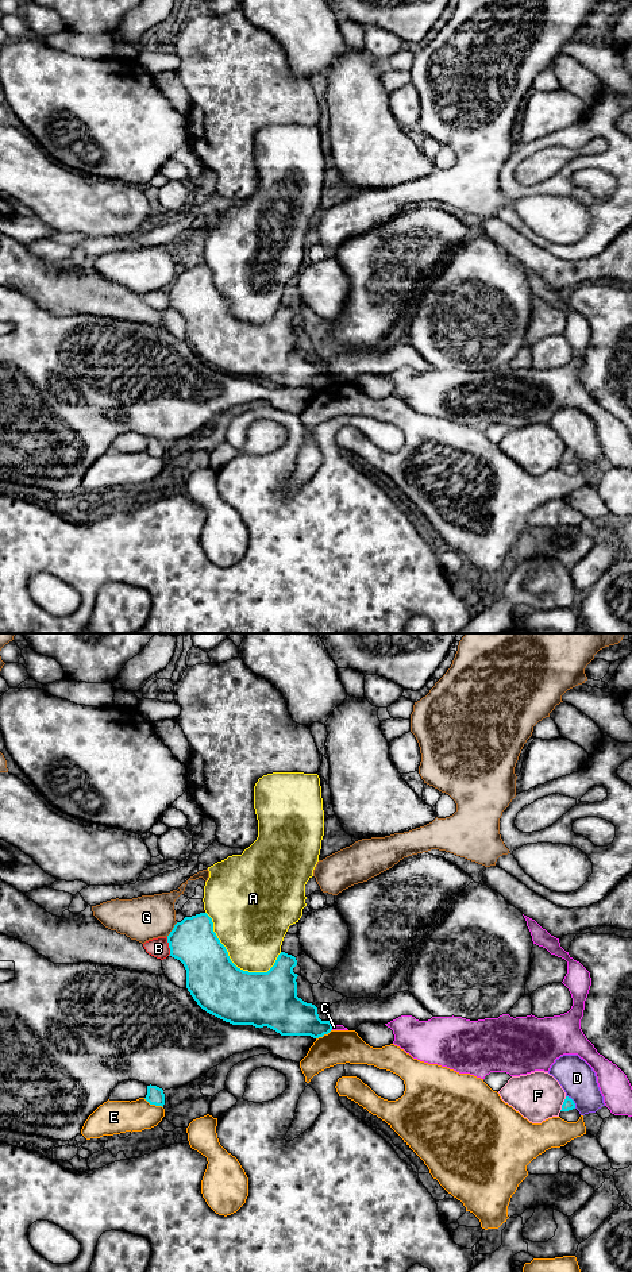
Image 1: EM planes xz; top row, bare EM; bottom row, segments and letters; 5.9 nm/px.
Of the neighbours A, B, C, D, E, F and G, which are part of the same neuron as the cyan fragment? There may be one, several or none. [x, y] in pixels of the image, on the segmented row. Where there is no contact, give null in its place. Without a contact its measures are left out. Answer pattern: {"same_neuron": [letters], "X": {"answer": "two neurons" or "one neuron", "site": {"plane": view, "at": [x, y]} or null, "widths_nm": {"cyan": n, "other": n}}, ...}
{"same_neuron": [], "A": {"answer": "two neurons", "site": {"plane": "xz", "at": [228, 958]}, "widths_nm": {"cyan": 320, "other": 420}}, "B": {"answer": "two neurons", "site": {"plane": "xz", "at": [169, 947]}, "widths_nm": {"cyan": 280, "other": 120}}, "C": {"answer": "two neurons", "site": {"plane": "xz", "at": [331, 1028]}, "widths_nm": {"cyan": 220, "other": 30}}, "D": {"answer": "two neurons", "site": {"plane": "xz", "at": [573, 1101]}, "widths_nm": {"cyan": 70, "other": 220}}, "E": {"answer": "two neurons", "site": {"plane": "xz", "at": [153, 1103]}, "widths_nm": {"cyan": 100, "other": 200}}, "F": {"answer": "two neurons", "site": {"plane": "xz", "at": [563, 1103]}, "widths_nm": {"cyan": 70, "other": 280}}, "G": {"answer": "two neurons", "site": {"plane": "xz", "at": [173, 929]}, "widths_nm": {"cyan": 280, "other": 260}}}

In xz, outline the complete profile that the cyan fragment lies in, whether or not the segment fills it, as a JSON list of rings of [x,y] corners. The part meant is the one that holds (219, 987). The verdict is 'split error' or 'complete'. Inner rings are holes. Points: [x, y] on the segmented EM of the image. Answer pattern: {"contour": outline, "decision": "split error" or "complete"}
{"contour": [[[207,913],[185,917],[177,922],[167,936],[172,957],[180,960],[186,970],[186,988],[207,1013],[230,1022],[232,1025],[253,1025],[255,1028],[267,1026],[281,1036],[311,1036],[313,1038],[323,1037],[332,1030],[330,1021],[321,1021],[317,1007],[304,1002],[297,997],[297,974],[293,968],[297,965],[294,956],[281,952],[274,965],[267,972],[248,972],[238,968],[230,959],[226,947],[220,943],[213,932],[212,918]]], "decision": "complete"}

